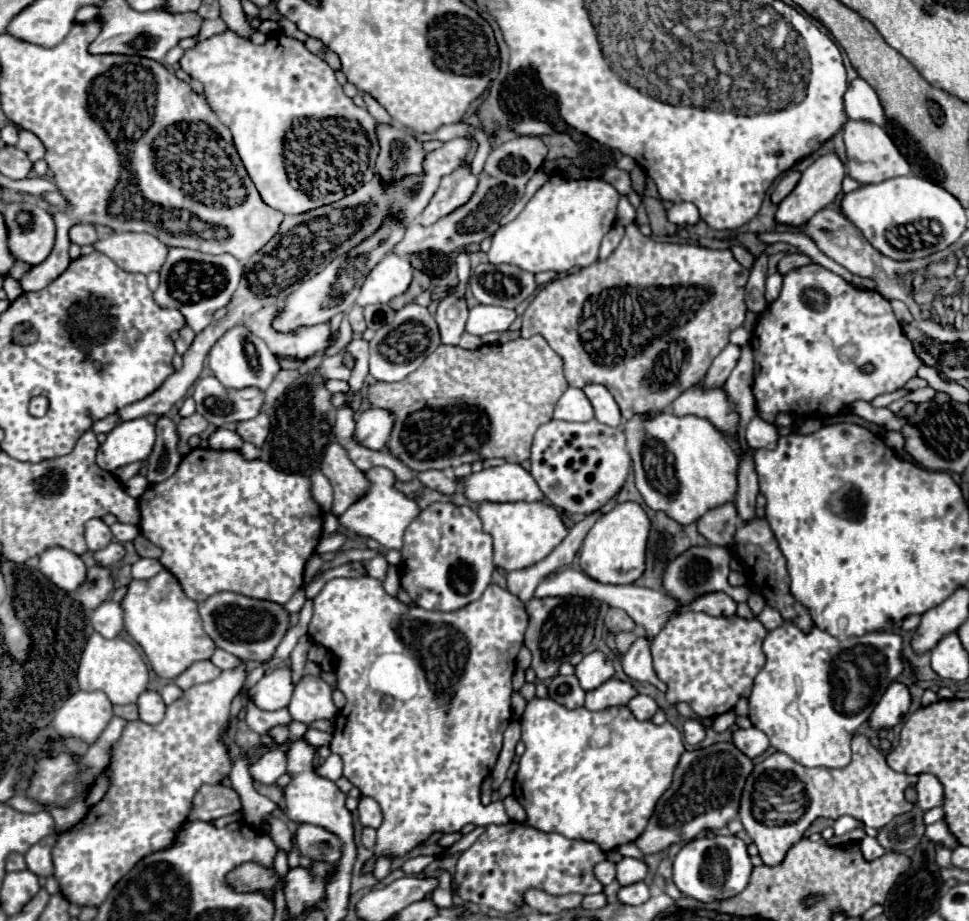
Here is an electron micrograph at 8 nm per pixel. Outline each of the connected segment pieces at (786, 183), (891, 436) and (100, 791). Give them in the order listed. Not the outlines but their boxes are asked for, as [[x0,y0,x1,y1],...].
[[770,170,800,204],[884,432,904,452],[86,774,110,807]]

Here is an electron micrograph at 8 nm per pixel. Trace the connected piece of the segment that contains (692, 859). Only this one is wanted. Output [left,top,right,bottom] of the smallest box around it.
[674,836,752,902]

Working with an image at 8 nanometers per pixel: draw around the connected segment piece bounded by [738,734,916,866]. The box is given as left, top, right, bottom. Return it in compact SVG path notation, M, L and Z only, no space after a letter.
M856 734L852 740L852 762L836 770L806 768L782 752L770 754L766 760L756 764L752 774L746 778L738 818L752 842L758 846L762 862L774 866L784 858L788 848L804 836L806 828L816 818L836 820L840 816L852 816L878 830L894 816L910 812L914 804L906 802L904 790L914 782L916 776L894 772L886 764L886 756L876 750L866 736Z

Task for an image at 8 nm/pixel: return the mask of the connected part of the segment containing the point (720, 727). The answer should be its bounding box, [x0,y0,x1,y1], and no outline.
[714,710,736,732]

